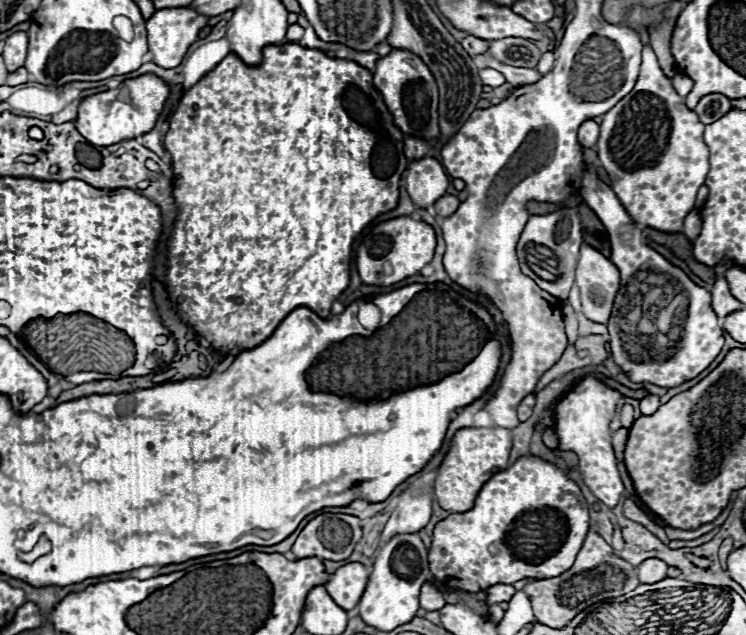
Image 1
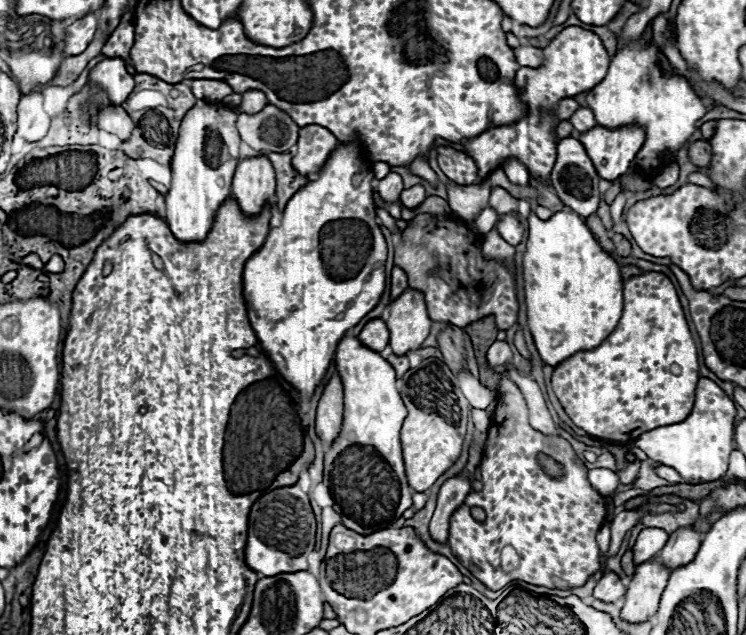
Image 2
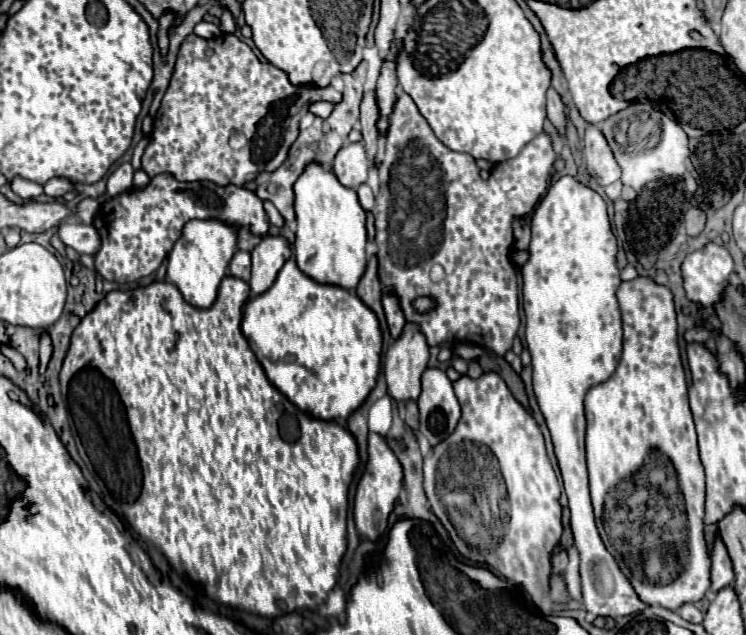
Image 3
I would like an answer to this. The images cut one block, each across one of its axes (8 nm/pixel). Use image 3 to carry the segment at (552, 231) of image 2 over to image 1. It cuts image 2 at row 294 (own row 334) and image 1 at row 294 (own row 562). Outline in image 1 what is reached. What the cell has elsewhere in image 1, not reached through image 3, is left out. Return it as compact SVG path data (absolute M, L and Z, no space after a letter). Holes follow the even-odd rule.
M584 244L576 268L576 284L580 288L582 314L592 322L606 324L620 290L618 268L598 250Z

